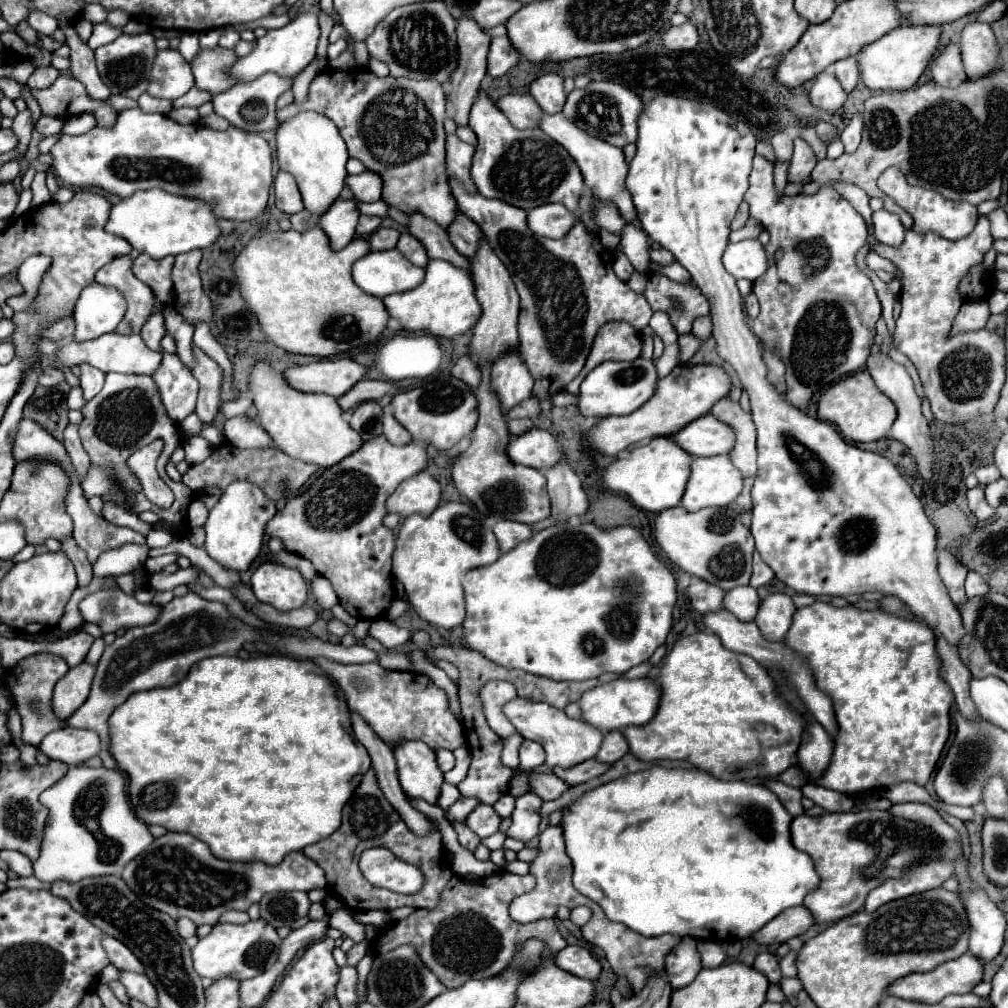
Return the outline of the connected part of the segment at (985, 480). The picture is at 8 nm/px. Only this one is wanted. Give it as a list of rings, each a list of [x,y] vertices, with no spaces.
[[[985,465],[985,467],[979,467],[975,471],[975,477],[979,479],[981,485],[989,485],[989,483],[993,483],[993,479],[999,479],[1001,475],[999,475],[999,471],[997,471],[995,465]]]

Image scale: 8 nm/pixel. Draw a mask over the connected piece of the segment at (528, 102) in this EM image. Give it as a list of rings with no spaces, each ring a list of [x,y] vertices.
[[[509,93],[497,101],[497,107],[505,113],[513,127],[537,127],[537,115],[541,115],[541,107],[529,93]]]

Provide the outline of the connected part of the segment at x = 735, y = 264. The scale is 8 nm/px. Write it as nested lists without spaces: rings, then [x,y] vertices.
[[[745,239],[739,243],[729,243],[723,255],[725,269],[735,279],[755,281],[767,271],[767,255],[757,239]]]

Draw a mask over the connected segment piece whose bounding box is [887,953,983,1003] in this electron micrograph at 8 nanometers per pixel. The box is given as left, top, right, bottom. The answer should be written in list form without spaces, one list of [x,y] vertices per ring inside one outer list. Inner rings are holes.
[[[963,953],[961,957],[941,963],[939,967],[935,967],[933,971],[927,973],[911,973],[907,977],[897,979],[889,989],[887,995],[895,995],[901,999],[909,999],[909,1001],[923,1001],[923,1003],[939,1003],[943,997],[951,995],[951,993],[969,993],[973,991],[973,987],[983,979],[983,963],[977,963],[975,955]]]

